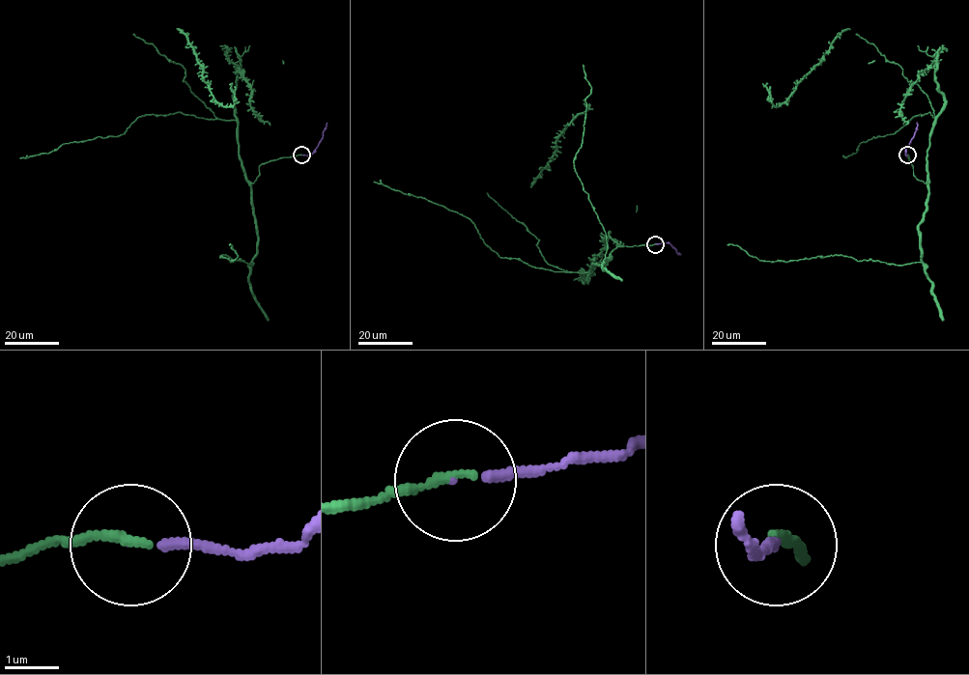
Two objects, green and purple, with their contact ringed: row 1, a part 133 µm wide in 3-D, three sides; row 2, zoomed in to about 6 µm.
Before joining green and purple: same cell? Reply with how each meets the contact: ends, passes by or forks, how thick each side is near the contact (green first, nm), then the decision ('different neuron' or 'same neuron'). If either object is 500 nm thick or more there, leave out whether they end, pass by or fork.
green ends | purple ends | 200/140 nm | same neuron

